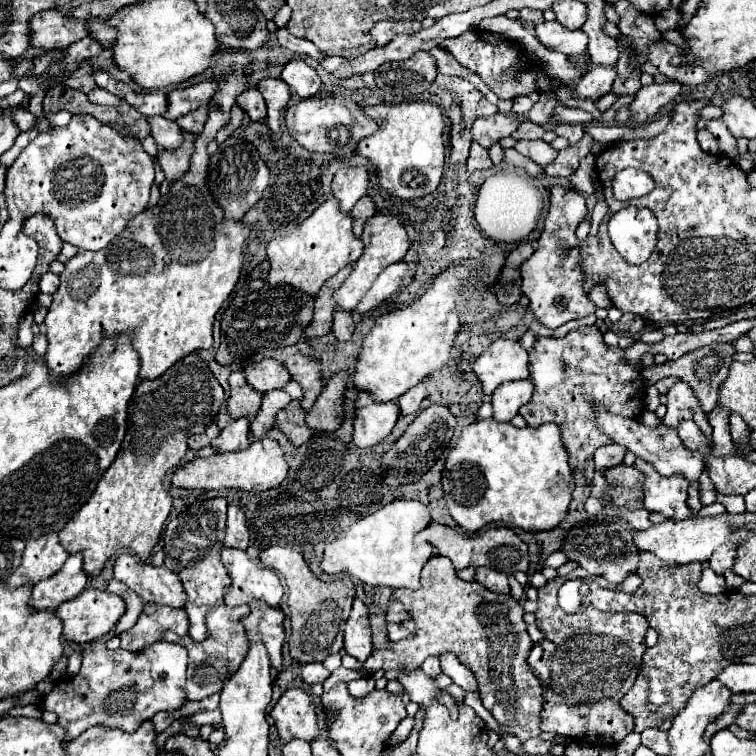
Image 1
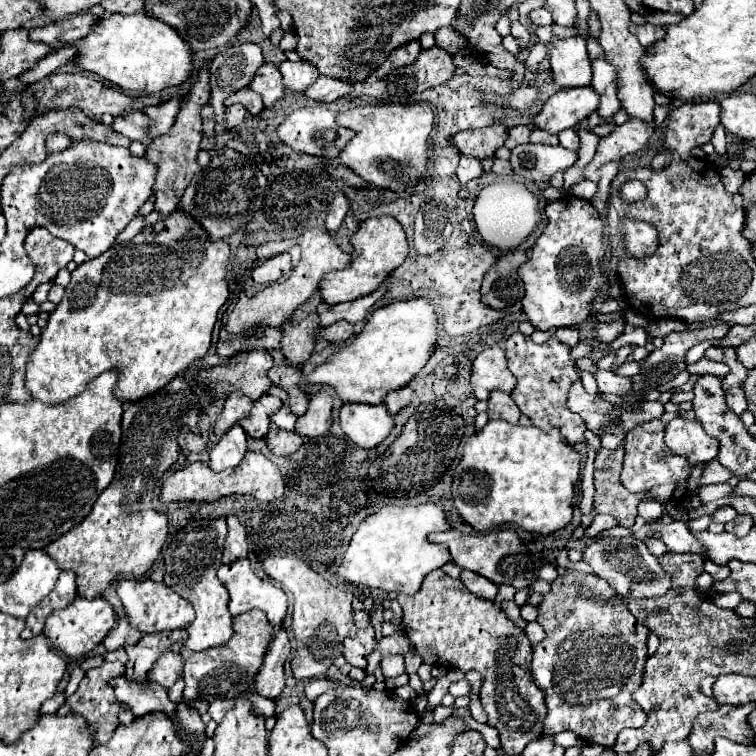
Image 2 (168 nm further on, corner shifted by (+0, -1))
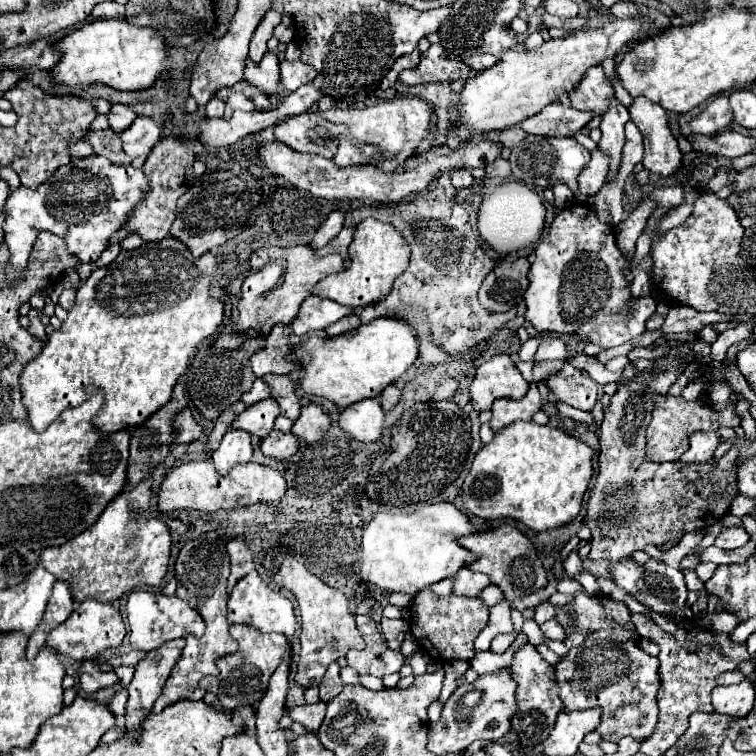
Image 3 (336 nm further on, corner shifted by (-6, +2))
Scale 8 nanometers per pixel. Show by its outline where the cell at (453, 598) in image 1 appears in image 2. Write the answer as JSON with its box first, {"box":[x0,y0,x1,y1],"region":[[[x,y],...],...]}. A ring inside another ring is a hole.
{"box":[398,567,546,755],"region":[[[442,567],[426,575],[420,591],[416,595],[398,595],[398,603],[402,607],[402,621],[406,635],[416,649],[416,653],[422,657],[422,663],[426,665],[450,665],[458,667],[460,671],[478,671],[482,675],[482,687],[480,687],[480,701],[488,715],[488,725],[496,727],[502,741],[502,751],[506,755],[520,755],[524,747],[540,737],[542,719],[546,717],[546,705],[544,705],[544,693],[536,687],[532,673],[530,673],[530,659],[532,659],[532,643],[528,641],[526,633],[516,627],[502,607],[494,605],[488,599],[480,599],[478,595],[472,595],[460,579],[452,579],[444,573]]]}

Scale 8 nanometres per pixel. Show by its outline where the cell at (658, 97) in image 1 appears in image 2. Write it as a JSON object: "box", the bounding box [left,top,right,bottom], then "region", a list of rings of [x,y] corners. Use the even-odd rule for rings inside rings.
{"box":[584,117,656,211],"region":[[[628,117],[628,121],[616,127],[608,137],[602,137],[598,143],[598,151],[594,159],[588,163],[584,177],[600,185],[600,193],[596,193],[590,203],[602,211],[608,201],[608,187],[618,171],[618,163],[622,157],[640,151],[652,133],[656,131],[656,121],[644,123],[638,117]]]}

